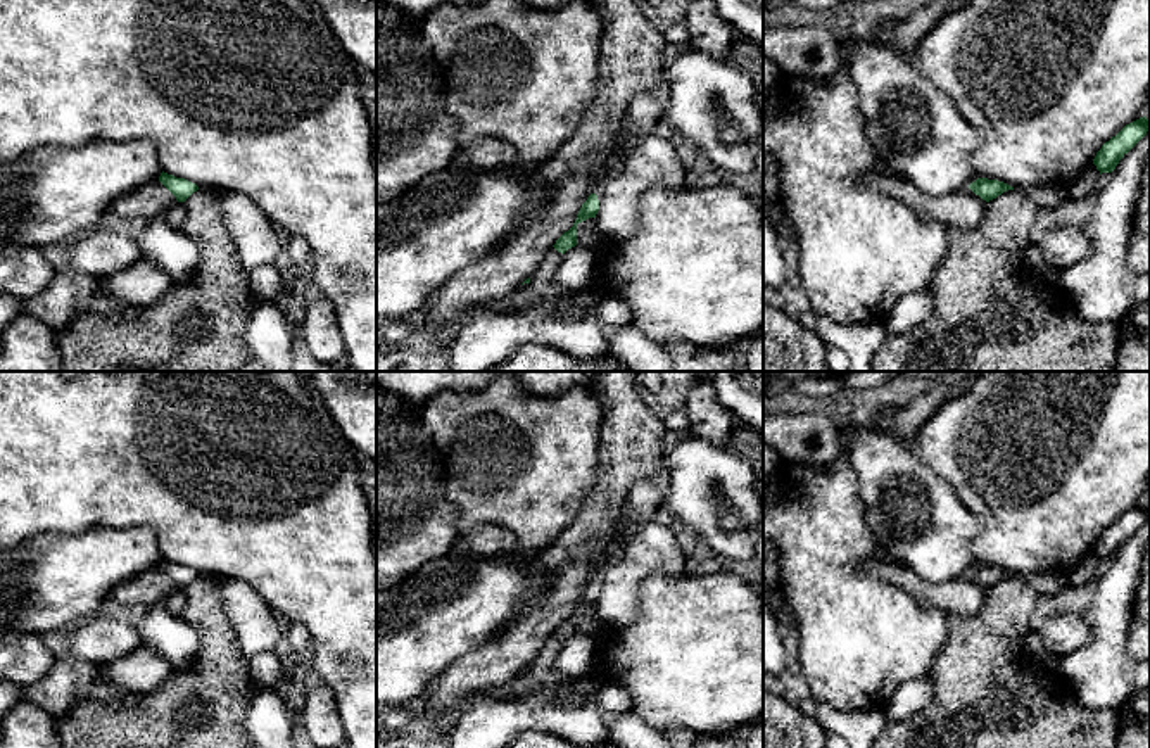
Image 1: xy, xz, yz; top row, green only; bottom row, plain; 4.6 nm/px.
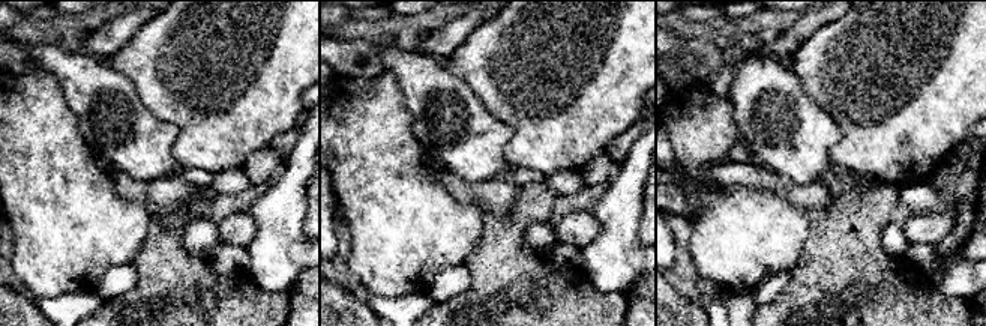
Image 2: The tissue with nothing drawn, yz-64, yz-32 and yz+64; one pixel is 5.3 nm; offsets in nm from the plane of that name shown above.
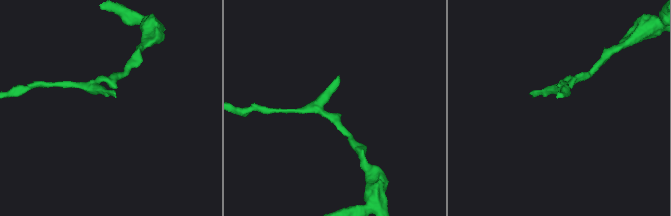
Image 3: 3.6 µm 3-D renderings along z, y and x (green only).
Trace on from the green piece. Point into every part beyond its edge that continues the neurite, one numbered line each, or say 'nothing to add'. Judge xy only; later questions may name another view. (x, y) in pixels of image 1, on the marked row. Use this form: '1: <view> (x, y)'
nothing to add

